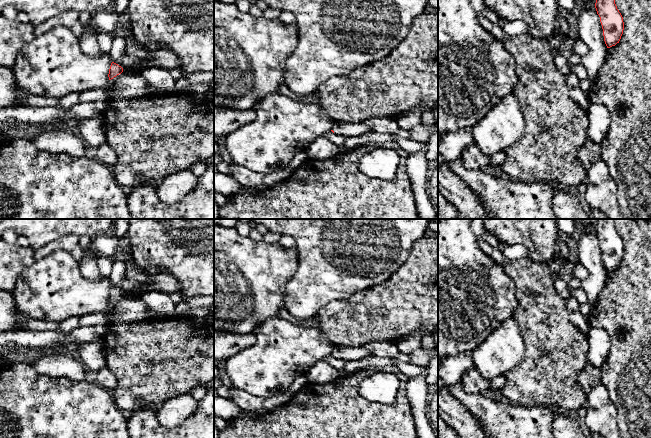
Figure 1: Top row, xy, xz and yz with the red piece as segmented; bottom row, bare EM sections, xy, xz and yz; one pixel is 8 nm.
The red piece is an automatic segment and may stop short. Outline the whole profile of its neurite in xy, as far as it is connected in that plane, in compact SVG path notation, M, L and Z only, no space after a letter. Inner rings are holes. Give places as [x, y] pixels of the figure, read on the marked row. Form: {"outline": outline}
{"outline": "M114 62L111 63L108 77L108 89L119 90L118 95L126 99L139 99L160 94L150 87L143 78L124 73L123 68Z"}

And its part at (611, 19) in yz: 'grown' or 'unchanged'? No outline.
unchanged

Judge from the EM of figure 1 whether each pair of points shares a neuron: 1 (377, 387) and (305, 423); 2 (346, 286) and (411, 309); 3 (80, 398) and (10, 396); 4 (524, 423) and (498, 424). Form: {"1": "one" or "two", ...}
{"1": "two", "2": "two", "3": "one", "4": "one"}

